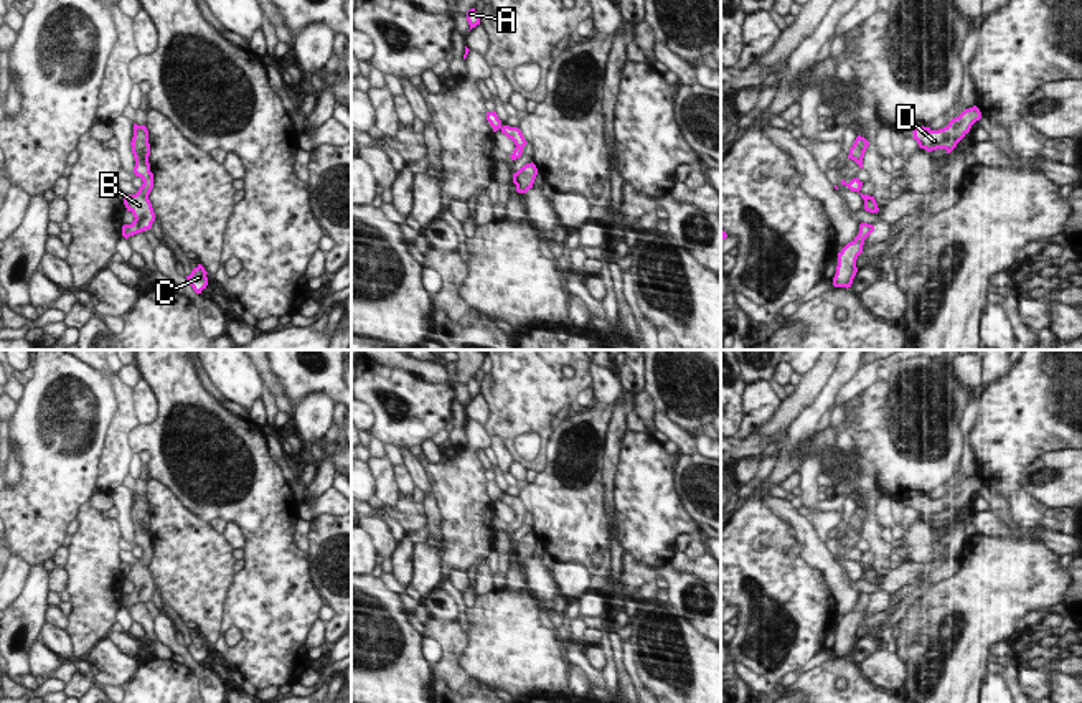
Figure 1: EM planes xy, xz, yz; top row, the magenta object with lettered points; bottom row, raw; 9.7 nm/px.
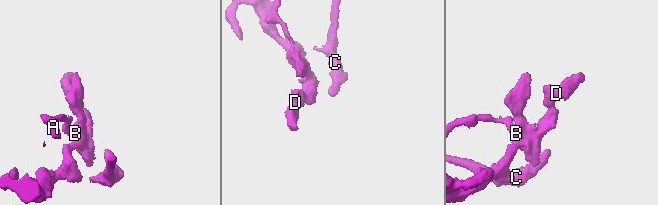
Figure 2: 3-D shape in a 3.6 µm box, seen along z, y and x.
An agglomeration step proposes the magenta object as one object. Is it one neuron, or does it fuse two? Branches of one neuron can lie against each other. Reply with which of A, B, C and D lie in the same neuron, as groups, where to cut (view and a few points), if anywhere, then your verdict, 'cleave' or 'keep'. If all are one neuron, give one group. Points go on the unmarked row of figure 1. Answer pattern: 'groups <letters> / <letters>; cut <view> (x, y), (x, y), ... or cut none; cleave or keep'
groups A C / B D; cut yz (868, 565), (865, 571); cleave

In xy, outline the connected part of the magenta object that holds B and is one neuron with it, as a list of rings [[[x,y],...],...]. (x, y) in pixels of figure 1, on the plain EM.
[[[134,493],[134,507],[130,515],[135,528],[134,543],[135,546],[140,546],[143,553],[135,564],[130,564],[130,571],[127,573],[127,581],[130,581],[135,589],[130,594],[122,596],[122,606],[125,609],[150,599],[152,592],[155,591],[155,583],[148,569],[148,564],[153,558],[153,543],[150,541],[148,533],[150,513],[145,495]]]

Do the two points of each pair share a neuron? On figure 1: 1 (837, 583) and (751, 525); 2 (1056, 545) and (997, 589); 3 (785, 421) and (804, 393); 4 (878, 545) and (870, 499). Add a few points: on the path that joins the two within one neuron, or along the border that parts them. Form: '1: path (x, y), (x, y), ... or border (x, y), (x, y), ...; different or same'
1: border (800, 543), (800, 556), (823, 575), (838, 611); different
2: border (1025, 528), (1028, 533), (1038, 535), (1061, 556); different
3: path (785, 415), (799, 400); same
4: path (873, 533), (871, 510); same

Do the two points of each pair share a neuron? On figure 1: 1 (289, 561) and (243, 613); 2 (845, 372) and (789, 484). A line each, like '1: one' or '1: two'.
1: one
2: two

